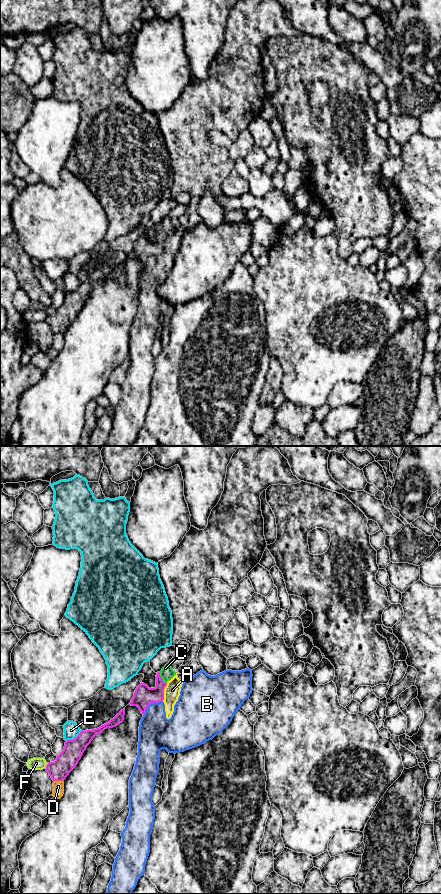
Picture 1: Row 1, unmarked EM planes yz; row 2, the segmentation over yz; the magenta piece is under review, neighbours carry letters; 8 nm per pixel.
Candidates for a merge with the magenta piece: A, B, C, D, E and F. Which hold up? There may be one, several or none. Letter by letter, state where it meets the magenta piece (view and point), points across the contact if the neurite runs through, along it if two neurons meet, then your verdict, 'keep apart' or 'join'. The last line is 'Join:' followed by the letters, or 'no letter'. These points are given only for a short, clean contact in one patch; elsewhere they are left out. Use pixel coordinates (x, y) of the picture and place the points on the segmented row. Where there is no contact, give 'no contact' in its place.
A: yz (163, 692) | along yz (167, 683), (162, 701) | keep apart
B: yz (150, 703) | keep apart
C: yz (161, 678) | across yz (143, 696), (151, 695), (161, 678), (167, 673) | join
D: yz (58, 780) | keep apart
E: yz (75, 738) | keep apart
F: yz (46, 766) | keep apart
Join: C

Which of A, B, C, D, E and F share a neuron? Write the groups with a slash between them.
A B / C / D / E / F

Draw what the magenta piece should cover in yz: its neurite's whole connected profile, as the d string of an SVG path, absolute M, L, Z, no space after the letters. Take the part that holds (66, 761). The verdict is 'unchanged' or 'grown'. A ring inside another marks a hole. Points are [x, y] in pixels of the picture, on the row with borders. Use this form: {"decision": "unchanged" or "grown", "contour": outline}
{"decision": "unchanged", "contour": "M125 709L121 710L113 719L101 727L93 730L81 731L73 740L67 740L63 751L54 762L46 765L46 771L53 781L64 781L69 773L76 767L87 746L93 738L107 728L113 728L123 722Z"}

